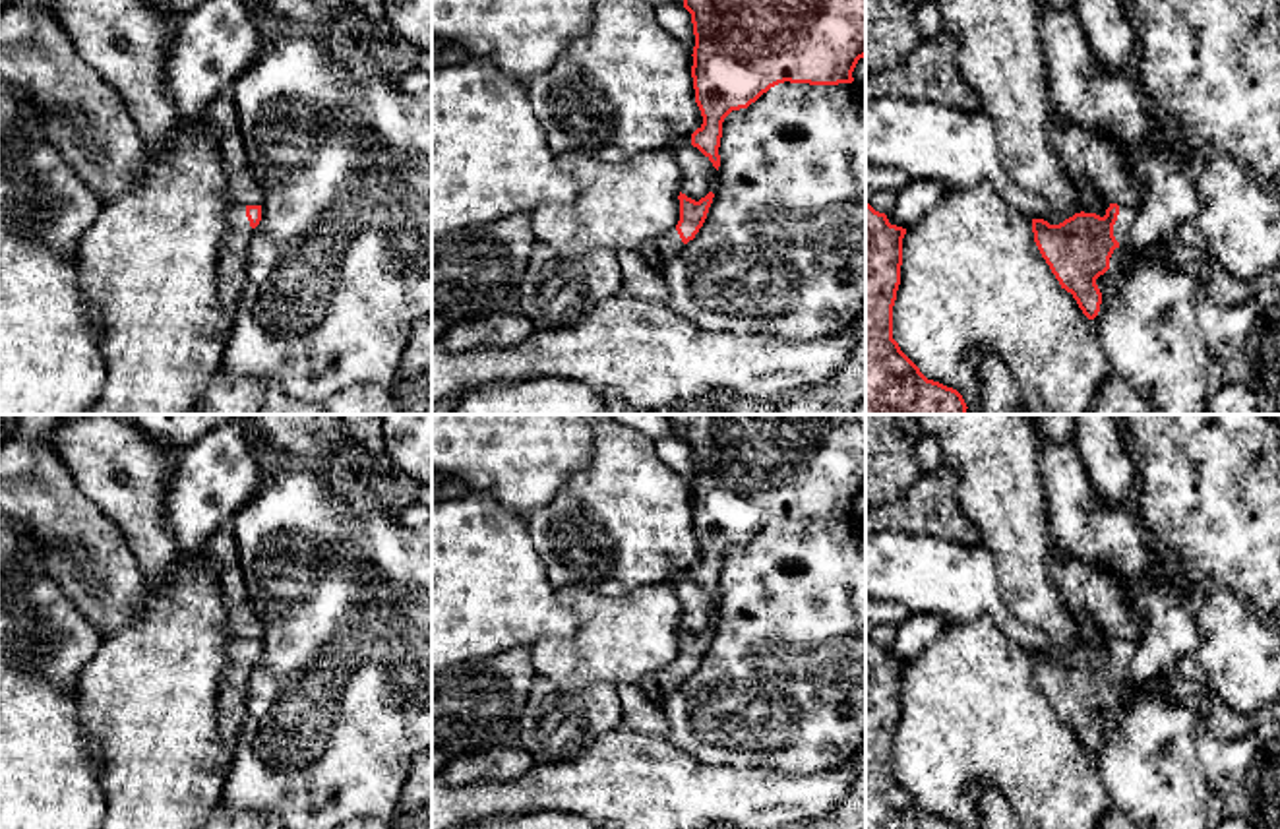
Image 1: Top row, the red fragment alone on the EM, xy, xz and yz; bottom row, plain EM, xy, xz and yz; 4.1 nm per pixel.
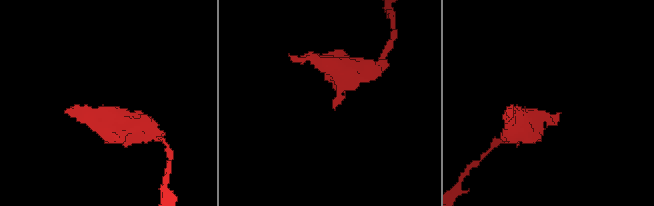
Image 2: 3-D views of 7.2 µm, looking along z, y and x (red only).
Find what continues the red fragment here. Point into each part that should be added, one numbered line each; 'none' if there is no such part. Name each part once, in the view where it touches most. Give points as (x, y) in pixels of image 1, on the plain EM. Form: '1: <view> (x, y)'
1: yz (1126, 651)

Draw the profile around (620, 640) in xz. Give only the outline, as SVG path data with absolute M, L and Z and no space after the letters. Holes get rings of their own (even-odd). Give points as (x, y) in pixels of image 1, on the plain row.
M668 581L624 597L564 585L556 599L577 612L577 631L569 639L538 639L529 649L534 674L564 690L637 686L680 655L684 604Z

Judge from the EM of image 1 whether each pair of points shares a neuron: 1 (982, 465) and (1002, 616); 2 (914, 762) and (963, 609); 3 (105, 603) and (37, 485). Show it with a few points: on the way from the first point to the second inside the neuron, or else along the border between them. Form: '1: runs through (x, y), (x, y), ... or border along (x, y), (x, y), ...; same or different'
1: border along (980, 543), (994, 558), (1000, 595), (1005, 603); different
2: border along (945, 620), (975, 622), (988, 616), (1004, 632); different
3: runs through (99, 574), (59, 514); same

